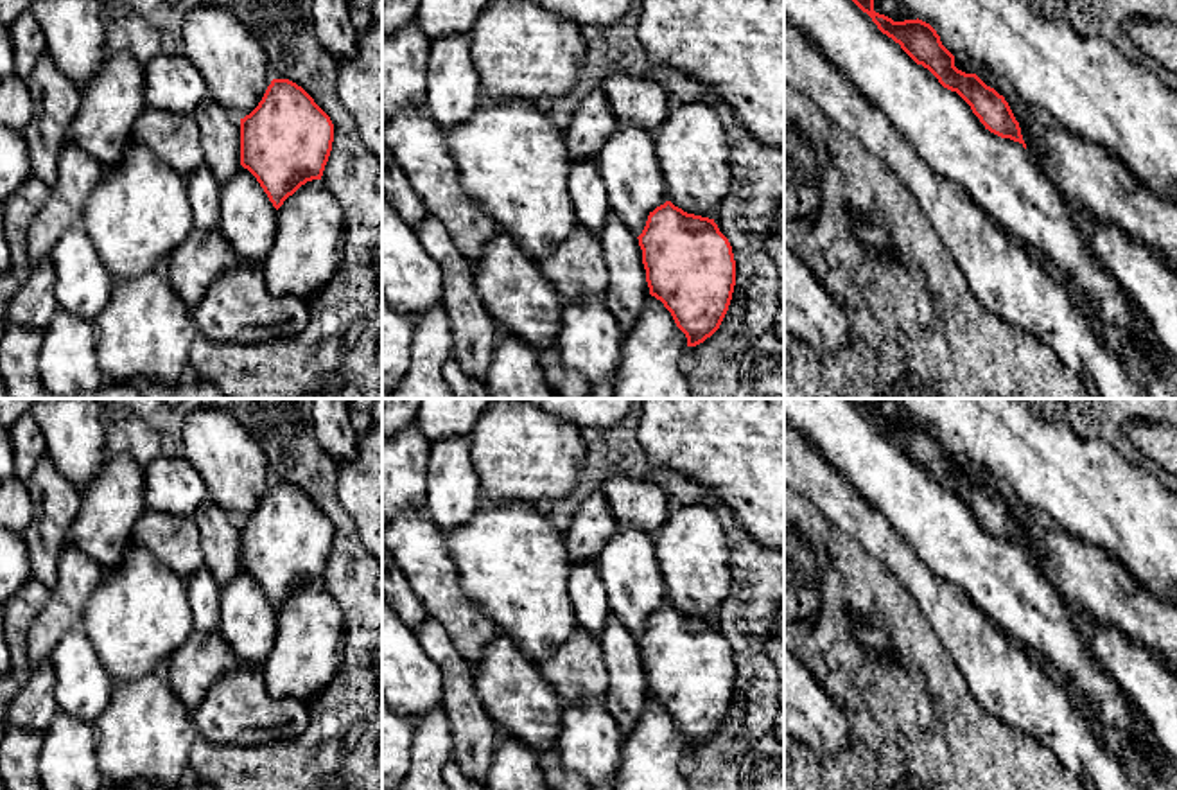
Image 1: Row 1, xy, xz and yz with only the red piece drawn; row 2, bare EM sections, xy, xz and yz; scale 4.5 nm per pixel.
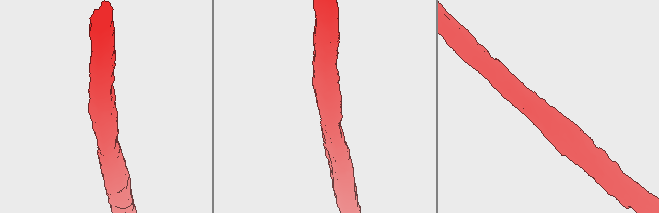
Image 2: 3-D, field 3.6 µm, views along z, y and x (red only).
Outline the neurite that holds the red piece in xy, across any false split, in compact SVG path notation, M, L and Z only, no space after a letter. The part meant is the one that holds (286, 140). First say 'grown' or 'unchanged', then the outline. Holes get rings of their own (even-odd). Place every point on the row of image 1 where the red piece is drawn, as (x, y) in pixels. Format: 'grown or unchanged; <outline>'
unchanged; M273 79L258 106L240 118L240 165L257 178L276 210L301 185L321 180L332 142L330 117L289 79Z

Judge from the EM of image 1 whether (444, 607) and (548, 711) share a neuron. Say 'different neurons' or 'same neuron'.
same neuron

